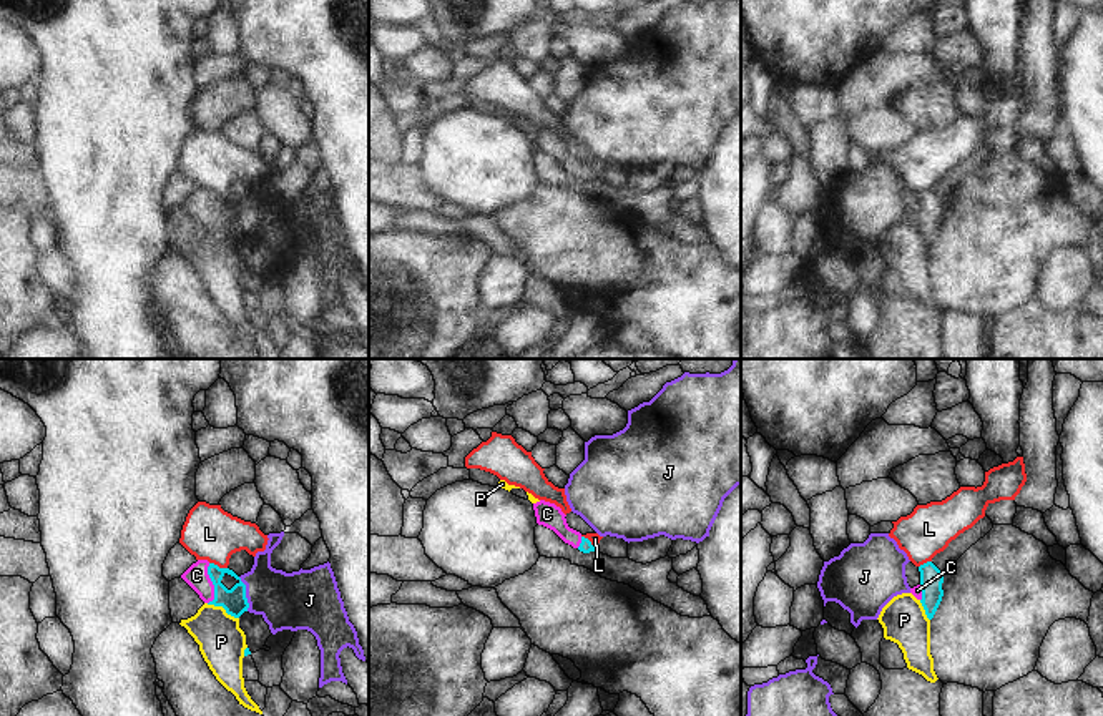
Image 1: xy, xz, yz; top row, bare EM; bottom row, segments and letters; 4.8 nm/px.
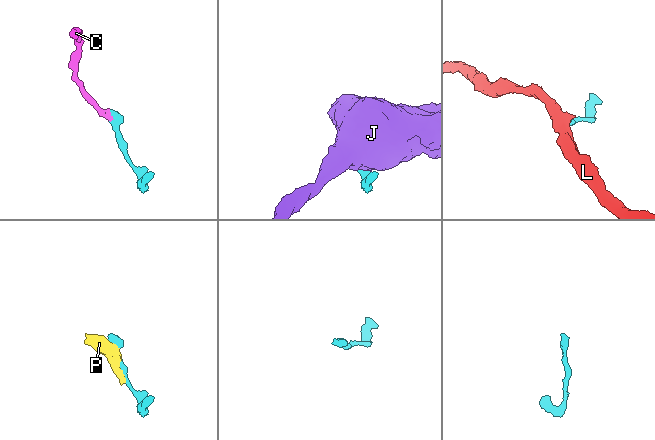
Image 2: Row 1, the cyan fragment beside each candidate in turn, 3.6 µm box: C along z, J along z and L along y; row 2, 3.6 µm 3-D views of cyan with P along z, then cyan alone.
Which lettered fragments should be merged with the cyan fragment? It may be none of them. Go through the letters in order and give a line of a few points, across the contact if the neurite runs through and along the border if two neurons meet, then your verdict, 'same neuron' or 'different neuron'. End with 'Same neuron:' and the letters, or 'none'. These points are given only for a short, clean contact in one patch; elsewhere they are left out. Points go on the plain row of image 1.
C: line xy (235, 230), (213, 211), (196, 203); same neuron
J: line xy (238, 205), (245, 213), (248, 238); different neuron
L: line xy (210, 190), (226, 196); different neuron
P: different neuron
Same neuron: C

